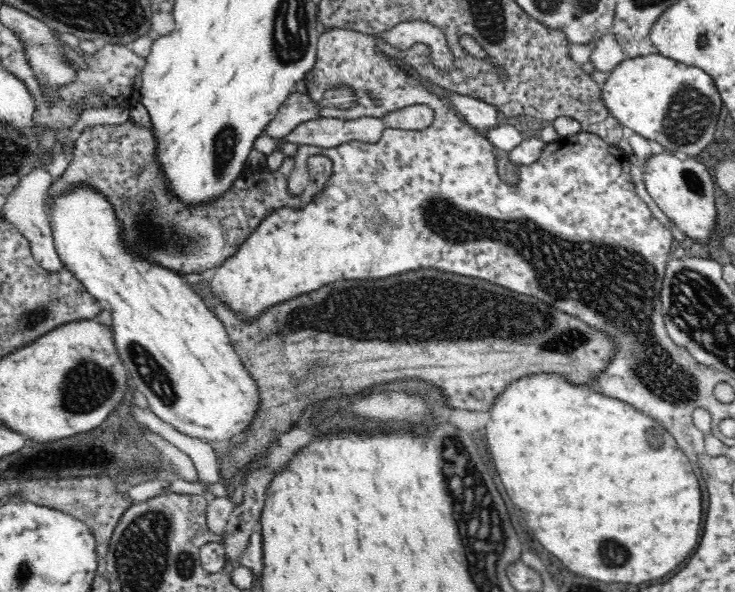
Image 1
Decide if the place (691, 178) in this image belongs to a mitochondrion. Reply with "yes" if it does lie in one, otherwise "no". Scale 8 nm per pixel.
yes

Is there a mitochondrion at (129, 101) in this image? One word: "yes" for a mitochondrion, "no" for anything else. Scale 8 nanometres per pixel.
no

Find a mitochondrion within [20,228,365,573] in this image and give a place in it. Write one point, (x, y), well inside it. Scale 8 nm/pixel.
(86, 386)

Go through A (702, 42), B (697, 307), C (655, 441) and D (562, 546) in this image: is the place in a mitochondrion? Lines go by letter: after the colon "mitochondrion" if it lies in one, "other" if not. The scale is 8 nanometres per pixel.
A: mitochondrion
B: mitochondrion
C: mitochondrion
D: other

